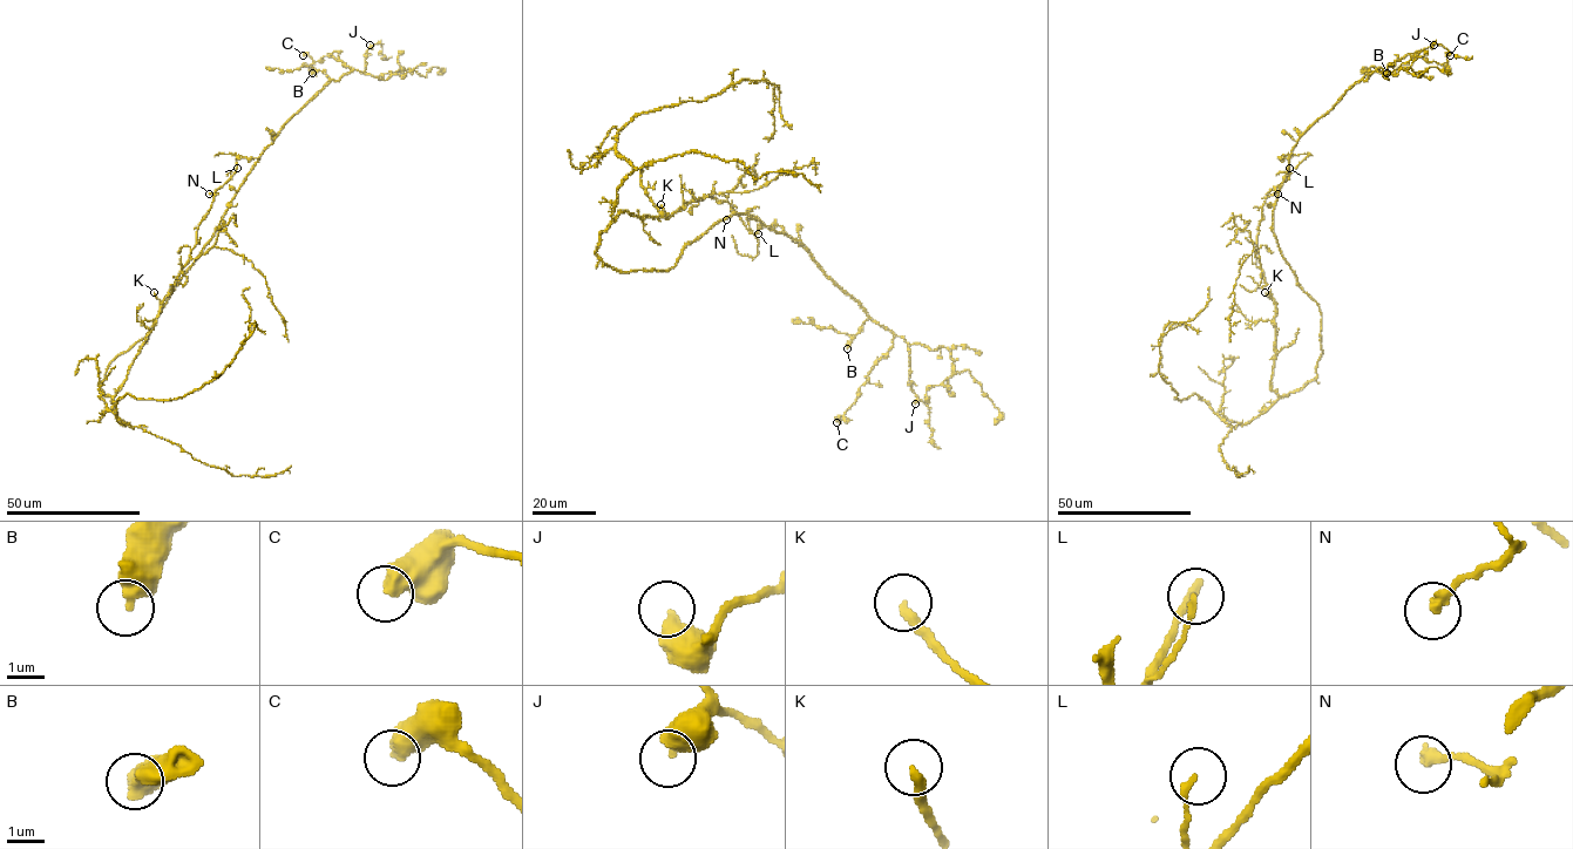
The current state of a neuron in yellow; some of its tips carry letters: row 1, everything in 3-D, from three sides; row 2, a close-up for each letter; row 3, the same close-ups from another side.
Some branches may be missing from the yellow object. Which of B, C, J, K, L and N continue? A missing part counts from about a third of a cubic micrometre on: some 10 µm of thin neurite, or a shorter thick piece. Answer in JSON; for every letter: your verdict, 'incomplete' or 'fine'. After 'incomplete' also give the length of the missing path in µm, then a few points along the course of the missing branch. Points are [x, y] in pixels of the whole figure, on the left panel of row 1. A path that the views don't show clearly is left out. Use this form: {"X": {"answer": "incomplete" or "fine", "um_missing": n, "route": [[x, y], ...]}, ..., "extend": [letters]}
{"B": {"answer": "fine"}, "C": {"answer": "fine"}, "J": {"answer": "fine"}, "K": {"answer": "fine"}, "L": {"answer": "fine"}, "N": {"answer": "fine"}, "extend": []}

